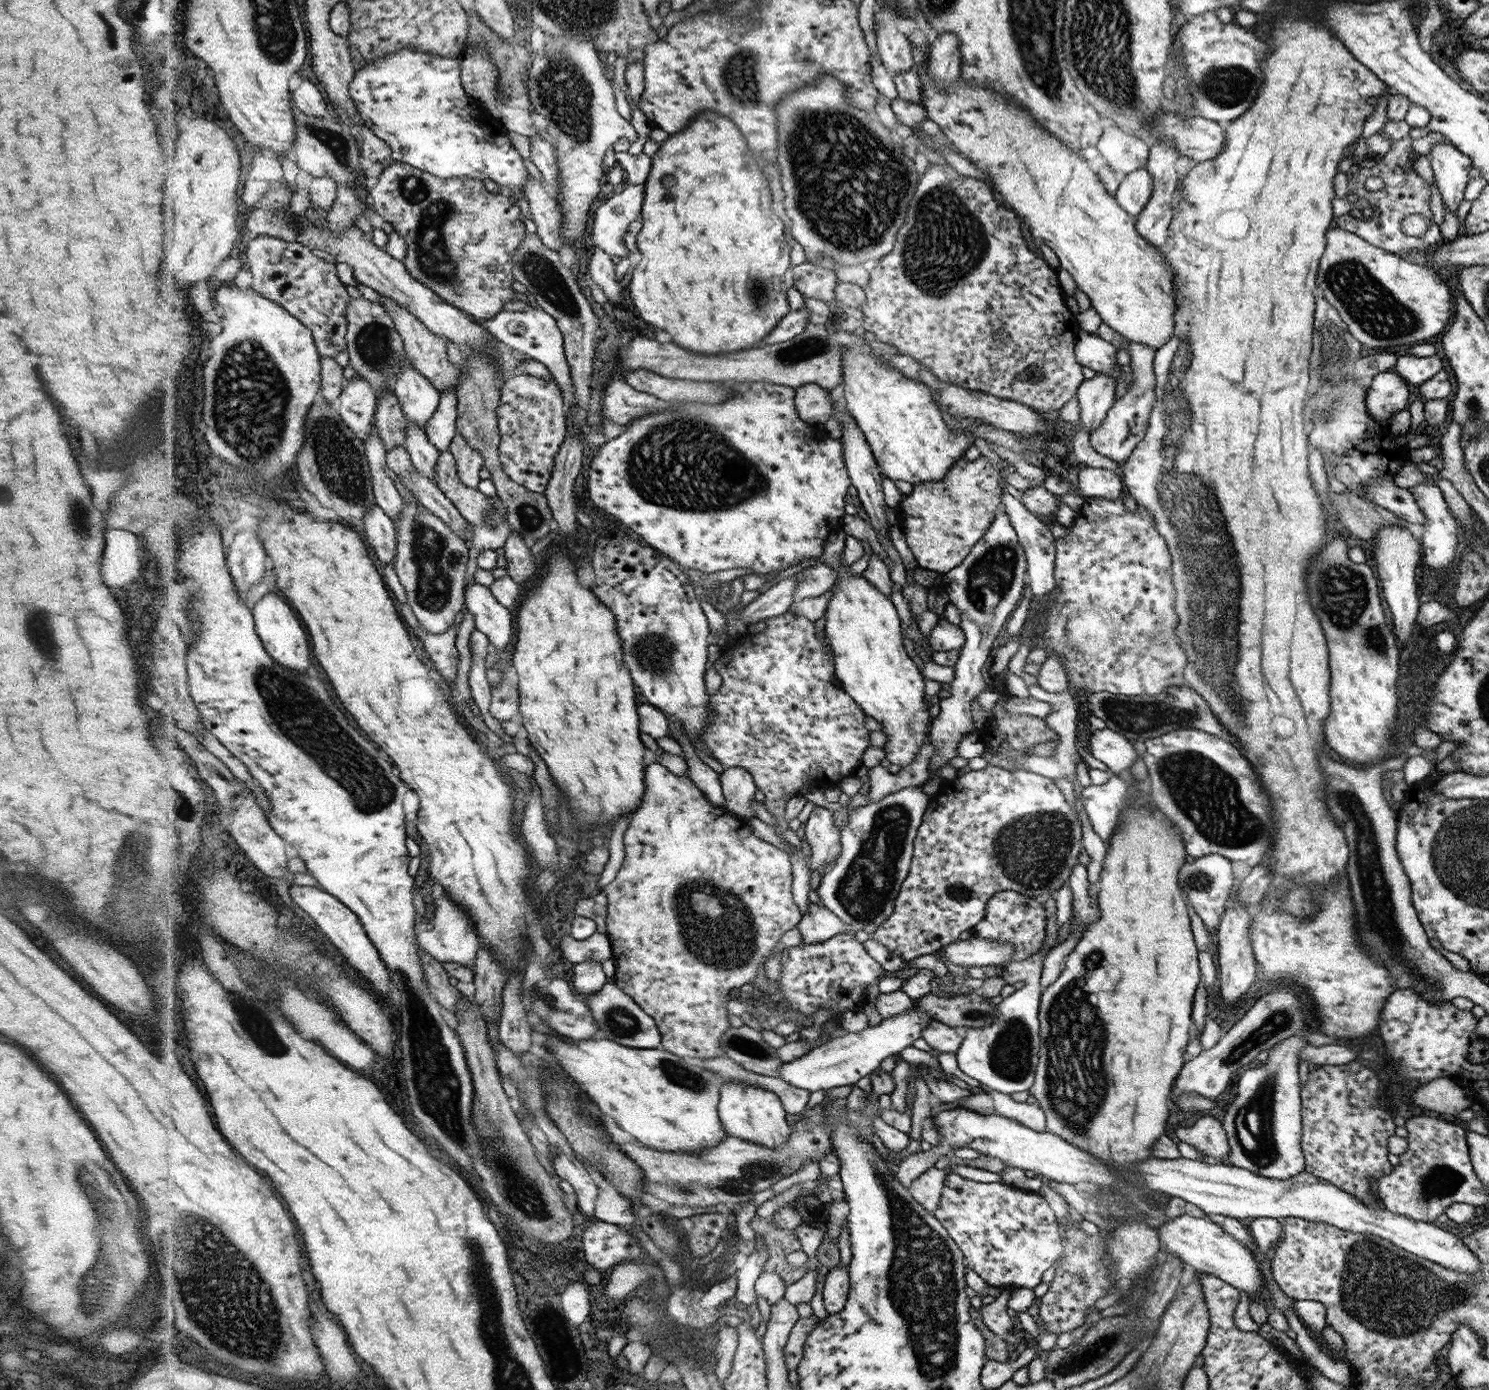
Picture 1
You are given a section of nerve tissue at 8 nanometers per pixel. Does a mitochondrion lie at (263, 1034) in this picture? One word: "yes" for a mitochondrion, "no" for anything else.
yes

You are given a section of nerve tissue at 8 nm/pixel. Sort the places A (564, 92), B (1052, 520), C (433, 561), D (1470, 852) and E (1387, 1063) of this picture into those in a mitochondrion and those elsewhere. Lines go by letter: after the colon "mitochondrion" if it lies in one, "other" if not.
A: mitochondrion
B: other
C: mitochondrion
D: mitochondrion
E: other

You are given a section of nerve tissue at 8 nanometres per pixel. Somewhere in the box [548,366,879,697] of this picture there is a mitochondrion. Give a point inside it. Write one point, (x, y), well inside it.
(685, 464)

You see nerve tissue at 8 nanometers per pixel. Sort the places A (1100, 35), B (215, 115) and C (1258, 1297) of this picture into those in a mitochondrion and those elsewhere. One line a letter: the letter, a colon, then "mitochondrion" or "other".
A: mitochondrion
B: other
C: other

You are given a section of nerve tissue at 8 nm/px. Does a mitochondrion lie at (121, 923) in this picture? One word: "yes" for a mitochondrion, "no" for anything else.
yes

